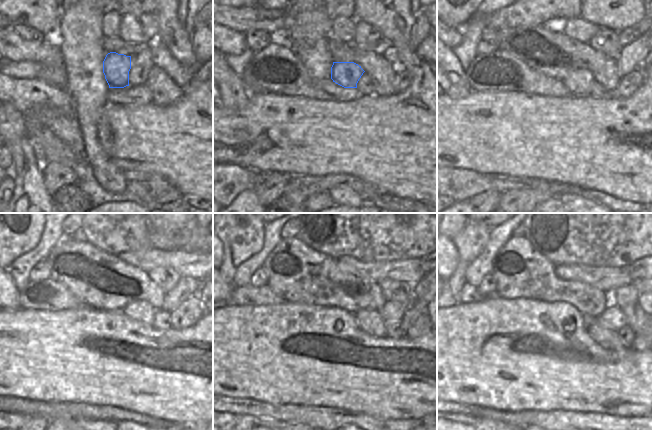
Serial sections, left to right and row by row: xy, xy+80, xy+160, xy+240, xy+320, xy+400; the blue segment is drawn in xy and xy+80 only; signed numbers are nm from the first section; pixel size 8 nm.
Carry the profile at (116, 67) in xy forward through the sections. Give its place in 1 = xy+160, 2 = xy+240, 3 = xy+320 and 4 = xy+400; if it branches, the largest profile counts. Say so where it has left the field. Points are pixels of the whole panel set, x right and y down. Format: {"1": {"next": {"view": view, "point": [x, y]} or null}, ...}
{"1": {"next": {"view": "xy+160", "point": [579, 82]}}, "2": {"next": {"view": "xy+240", "point": [140, 311]}}, "3": {"next": {"view": "xy+320", "point": [371, 322]}}, "4": {"next": {"view": "xy+400", "point": [608, 339]}}}

